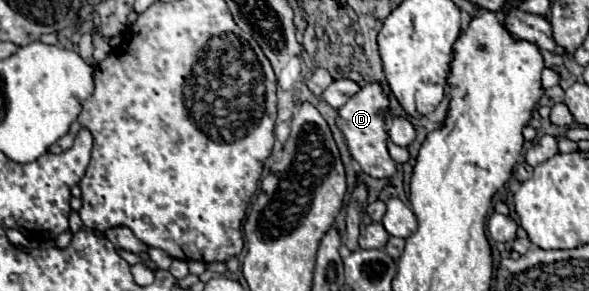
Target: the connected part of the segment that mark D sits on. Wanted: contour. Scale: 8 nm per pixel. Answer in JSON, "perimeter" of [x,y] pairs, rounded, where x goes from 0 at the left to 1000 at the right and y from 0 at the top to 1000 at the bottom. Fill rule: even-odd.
{"perimeter":[[[632,282],[618,296],[608,330],[598,330],[577,378],[570,405],[570,433],[581,454],[598,543],[611,564],[615,591],[632,605],[632,612],[666,612],[672,598],[672,564],[659,529],[659,460],[652,447],[652,412],[655,412],[655,371],[659,371],[659,337],[649,316],[645,289]]]}

